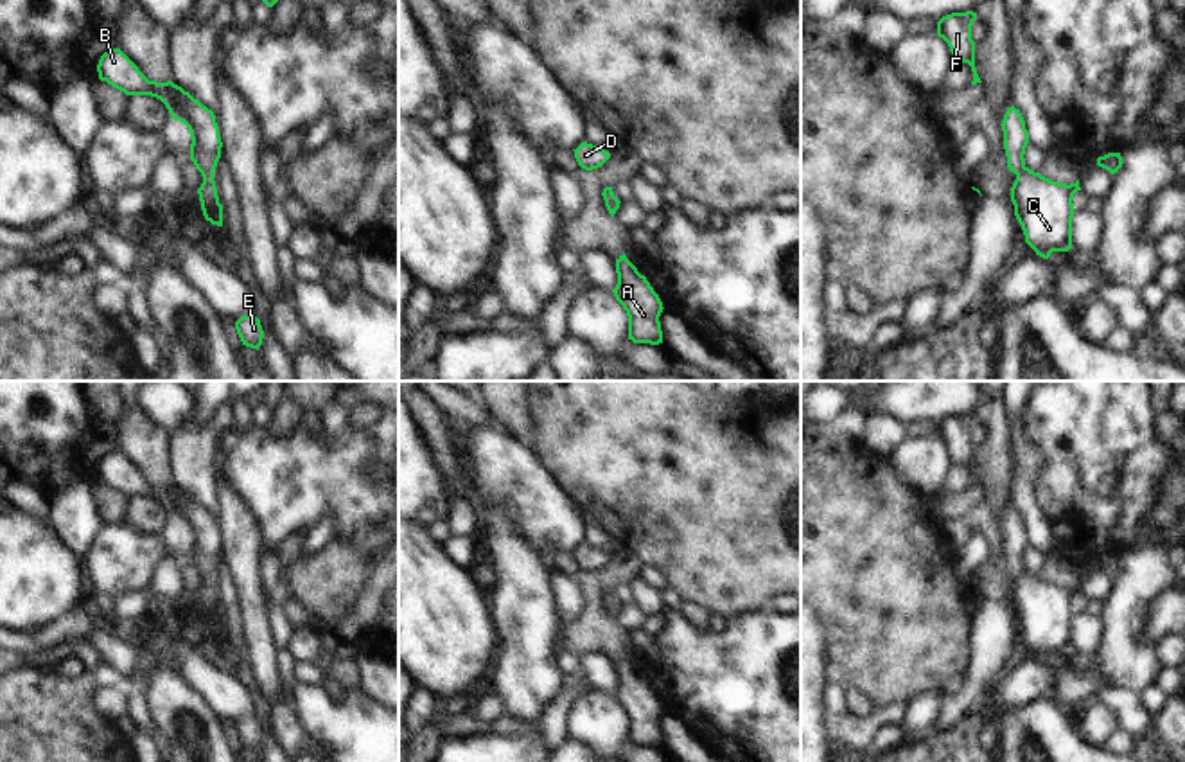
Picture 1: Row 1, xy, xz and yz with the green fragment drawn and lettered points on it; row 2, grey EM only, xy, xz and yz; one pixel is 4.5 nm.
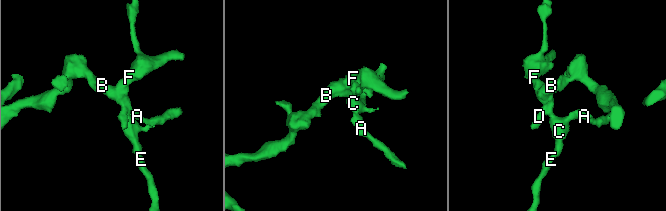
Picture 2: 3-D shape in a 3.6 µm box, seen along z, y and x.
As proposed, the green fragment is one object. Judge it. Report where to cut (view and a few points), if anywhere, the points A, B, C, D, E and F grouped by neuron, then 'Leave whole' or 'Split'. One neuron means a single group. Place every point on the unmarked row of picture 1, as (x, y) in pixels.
No split. Groups: A B C D E F. Leave whole

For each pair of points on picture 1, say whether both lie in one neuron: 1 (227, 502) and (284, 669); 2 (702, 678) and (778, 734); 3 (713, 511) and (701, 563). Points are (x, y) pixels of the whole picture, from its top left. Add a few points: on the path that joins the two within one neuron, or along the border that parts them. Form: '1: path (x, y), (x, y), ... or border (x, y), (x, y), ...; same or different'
1: border (275, 649), (275, 671), (280, 691); different
2: path (720, 689), (760, 728); same
3: path (713, 523), (713, 550); same

